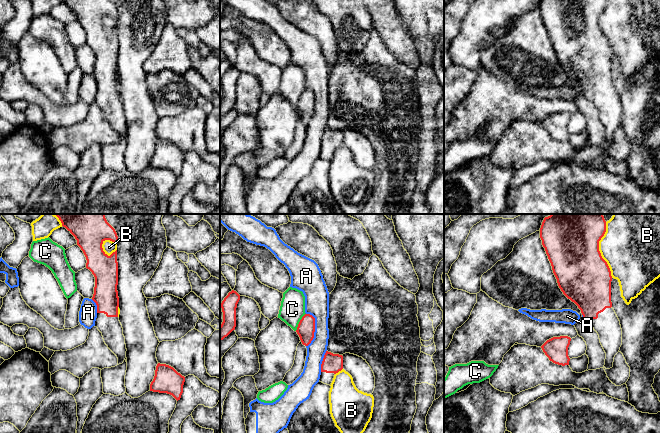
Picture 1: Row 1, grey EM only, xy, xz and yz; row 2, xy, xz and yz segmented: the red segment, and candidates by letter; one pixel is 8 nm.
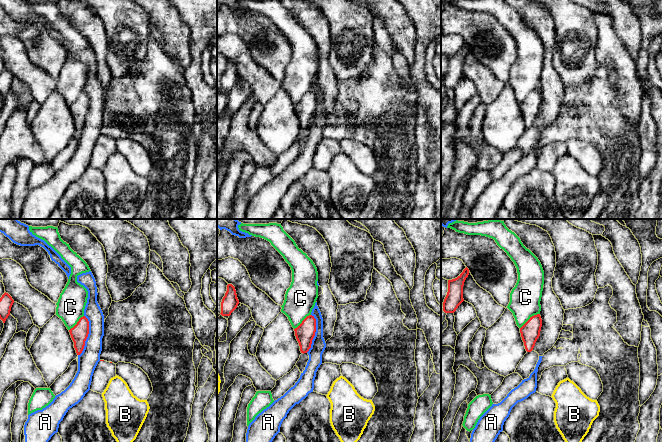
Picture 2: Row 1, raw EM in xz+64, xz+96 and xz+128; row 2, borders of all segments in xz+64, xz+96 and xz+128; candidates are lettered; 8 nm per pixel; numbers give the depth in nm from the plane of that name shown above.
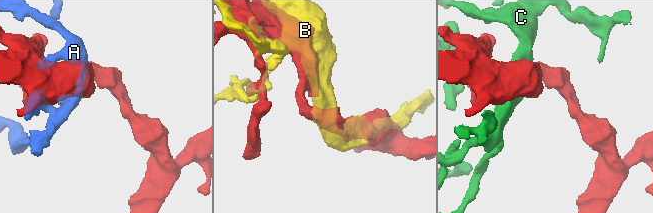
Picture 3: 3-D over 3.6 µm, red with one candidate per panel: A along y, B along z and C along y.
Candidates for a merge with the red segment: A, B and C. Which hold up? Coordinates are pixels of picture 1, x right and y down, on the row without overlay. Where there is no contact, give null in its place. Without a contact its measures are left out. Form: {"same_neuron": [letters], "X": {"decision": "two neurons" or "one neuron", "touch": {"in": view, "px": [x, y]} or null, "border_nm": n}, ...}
{"same_neuron": [], "A": {"decision": "two neurons", "touch": {"in": "xz", "px": [314, 106]}, "border_nm": 280}, "B": {"decision": "two neurons", "touch": {"in": "yz", "px": [599, 27]}, "border_nm": 440}, "C": {"decision": "two neurons", "touch": {"in": "xz", "px": [299, 98]}, "border_nm": 170}}

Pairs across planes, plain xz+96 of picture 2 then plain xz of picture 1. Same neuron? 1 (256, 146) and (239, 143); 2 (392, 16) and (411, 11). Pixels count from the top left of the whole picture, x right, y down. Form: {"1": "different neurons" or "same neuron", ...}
{"1": "same neuron", "2": "different neurons"}

